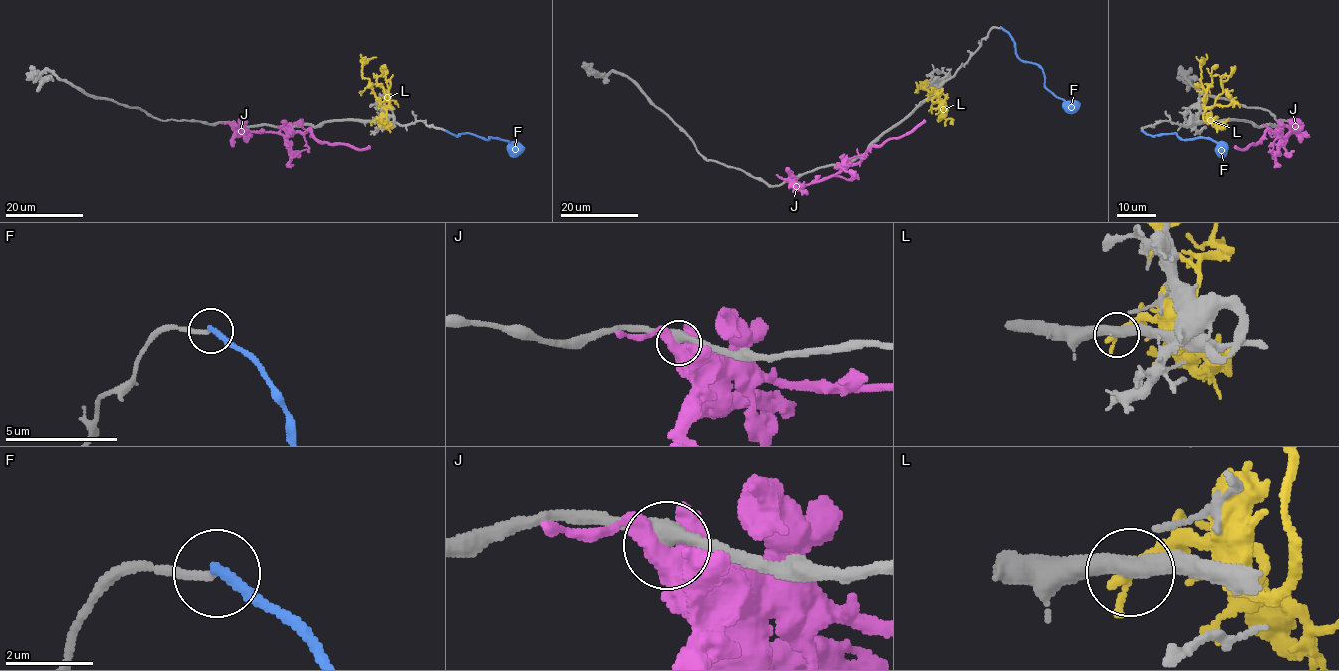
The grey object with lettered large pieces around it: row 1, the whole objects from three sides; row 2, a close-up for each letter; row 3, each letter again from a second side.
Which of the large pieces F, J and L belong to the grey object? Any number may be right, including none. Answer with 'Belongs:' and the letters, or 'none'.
Belongs: none

